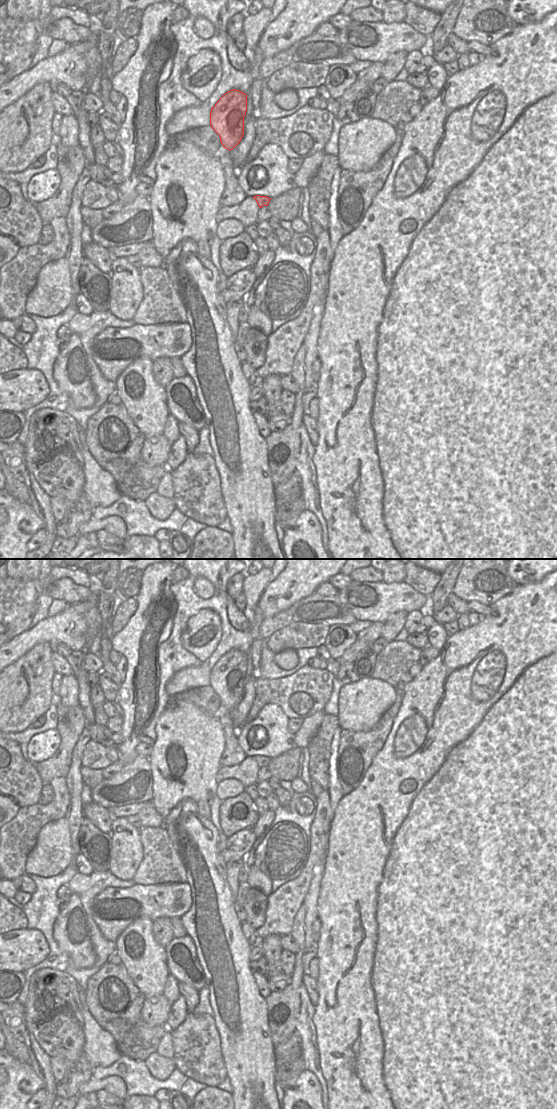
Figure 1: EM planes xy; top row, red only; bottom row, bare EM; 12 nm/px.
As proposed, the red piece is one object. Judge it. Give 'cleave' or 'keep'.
keep

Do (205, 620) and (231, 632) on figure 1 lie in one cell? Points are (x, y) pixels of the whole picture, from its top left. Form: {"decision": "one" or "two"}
{"decision": "two"}

